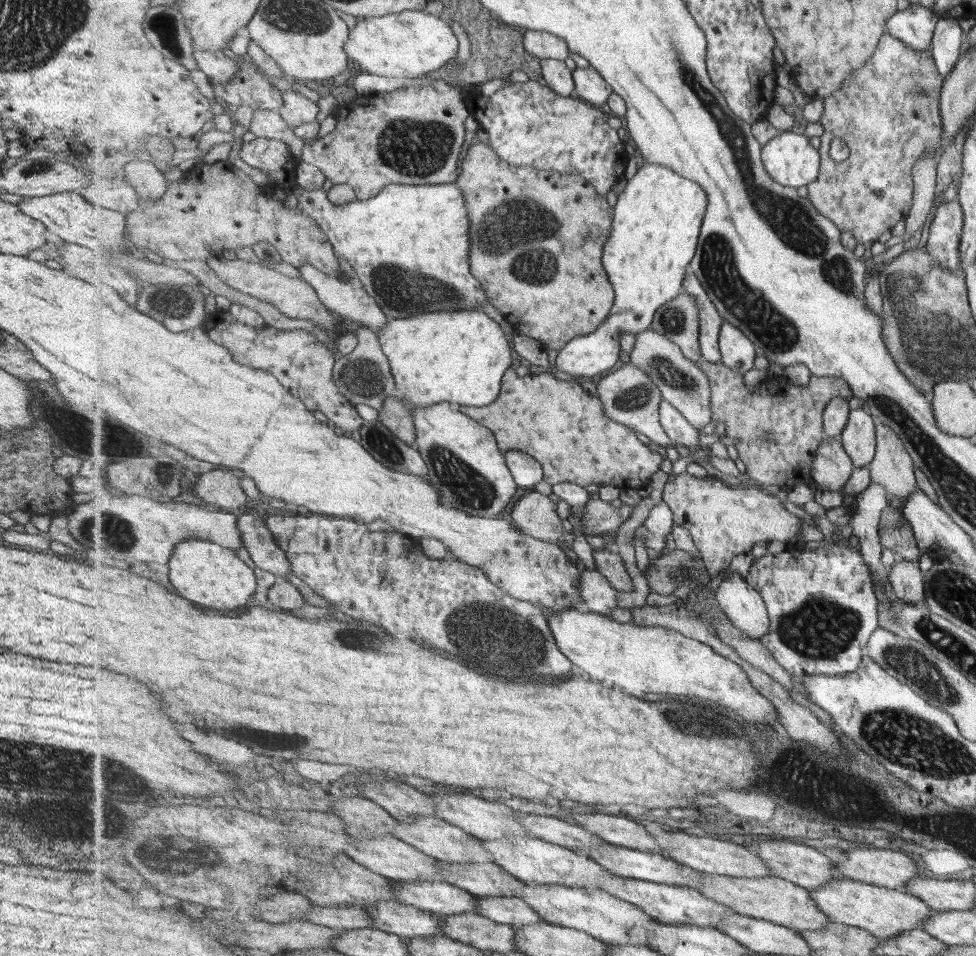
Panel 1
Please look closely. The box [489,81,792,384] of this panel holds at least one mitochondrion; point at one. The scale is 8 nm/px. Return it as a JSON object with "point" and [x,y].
{"point":[673,320]}

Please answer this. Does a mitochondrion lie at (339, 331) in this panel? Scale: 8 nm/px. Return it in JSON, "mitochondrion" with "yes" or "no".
{"mitochondrion":"no"}

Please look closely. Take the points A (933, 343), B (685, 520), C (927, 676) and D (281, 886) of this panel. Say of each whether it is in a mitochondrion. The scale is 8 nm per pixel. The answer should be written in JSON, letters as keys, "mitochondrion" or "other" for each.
{"A":"mitochondrion","B":"other","C":"mitochondrion","D":"other"}

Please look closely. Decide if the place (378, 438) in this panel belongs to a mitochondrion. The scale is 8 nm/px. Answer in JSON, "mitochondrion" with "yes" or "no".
{"mitochondrion":"yes"}

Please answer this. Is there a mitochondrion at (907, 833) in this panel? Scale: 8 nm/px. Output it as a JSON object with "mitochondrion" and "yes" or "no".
{"mitochondrion":"no"}

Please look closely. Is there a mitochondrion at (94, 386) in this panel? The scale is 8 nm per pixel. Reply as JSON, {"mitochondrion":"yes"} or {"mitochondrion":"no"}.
{"mitochondrion":"no"}

